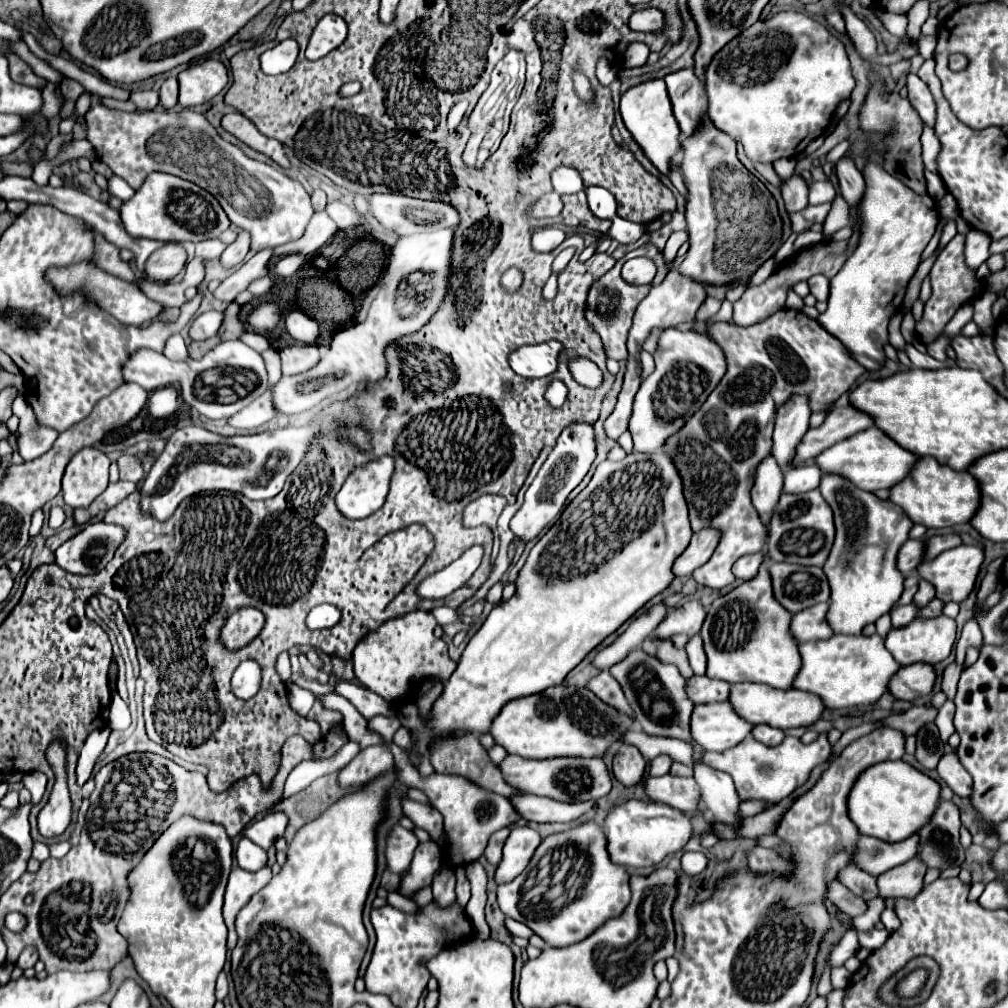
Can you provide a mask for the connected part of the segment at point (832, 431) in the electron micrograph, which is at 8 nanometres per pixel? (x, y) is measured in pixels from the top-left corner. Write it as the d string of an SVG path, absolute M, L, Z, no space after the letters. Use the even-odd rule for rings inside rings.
M833 407L821 427L809 429L803 435L801 443L795 449L795 457L793 457L791 465L795 467L797 463L813 459L823 449L829 449L837 441L843 441L845 437L851 437L871 425L873 425L871 417L867 417L865 413L861 413L853 407Z

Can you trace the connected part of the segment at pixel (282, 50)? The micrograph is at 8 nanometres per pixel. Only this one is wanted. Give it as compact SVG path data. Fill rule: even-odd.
M283 41L267 49L261 55L261 69L267 75L279 75L287 73L297 59L297 43L295 41Z

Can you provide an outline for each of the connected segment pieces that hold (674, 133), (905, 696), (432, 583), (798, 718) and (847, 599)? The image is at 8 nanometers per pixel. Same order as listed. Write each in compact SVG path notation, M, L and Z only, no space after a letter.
M651 79L627 89L621 95L621 117L635 137L635 141L643 147L645 155L653 161L653 165L667 175L673 155L679 151L679 125L673 117L669 93L663 79Z
M915 663L901 667L895 677L891 677L891 685L887 685L887 691L895 699L903 701L917 701L919 697L931 695L935 685L935 669L927 663Z
M473 545L451 565L429 575L419 585L417 593L425 599L441 599L441 597L451 595L455 589L465 585L465 581L477 571L477 567L481 565L481 557L483 557L483 549L479 545Z
M735 683L735 685L731 685L729 703L739 713L739 717L745 717L753 725L765 723L765 725L779 727L779 729L807 727L807 725L815 723L821 717L821 711L825 709L821 699L815 697L813 693L797 691L797 689L783 691L783 689L773 689L773 687L761 685L761 683Z
M823 475L821 477L821 493L835 515L835 541L831 547L831 555L827 557L823 571L831 585L831 599L827 611L827 623L833 633L843 635L859 635L865 625L875 623L881 615L889 613L889 609L899 601L903 593L905 577L897 569L897 551L909 539L909 531L913 527L911 519L899 509L895 503L885 503L877 499L873 493L855 489L855 485L839 475Z

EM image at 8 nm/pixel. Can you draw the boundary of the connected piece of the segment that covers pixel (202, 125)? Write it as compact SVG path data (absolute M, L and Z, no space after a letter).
M98 105L91 107L84 117L87 129L86 139L94 145L97 159L107 163L115 175L125 179L133 189L139 189L145 177L153 171L173 173L181 179L197 183L199 187L207 189L211 195L217 197L219 205L223 207L223 211L227 213L233 225L247 229L251 233L253 253L299 239L305 233L309 219L313 217L309 193L303 189L299 181L287 177L283 171L275 169L269 163L247 157L237 145L231 145L225 139L221 139L215 127L201 113L195 113L191 109L127 113L127 111L115 111L105 105Z

